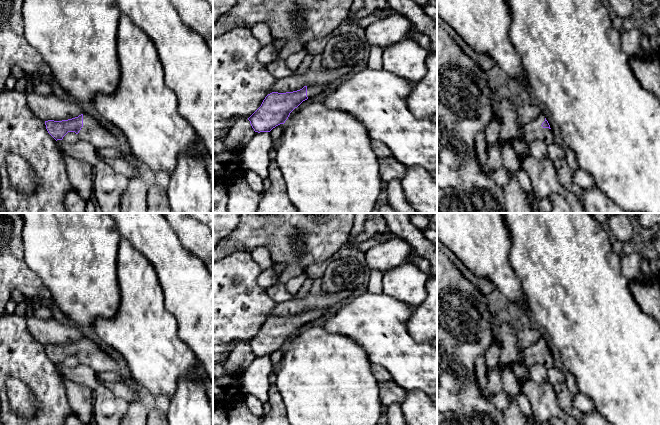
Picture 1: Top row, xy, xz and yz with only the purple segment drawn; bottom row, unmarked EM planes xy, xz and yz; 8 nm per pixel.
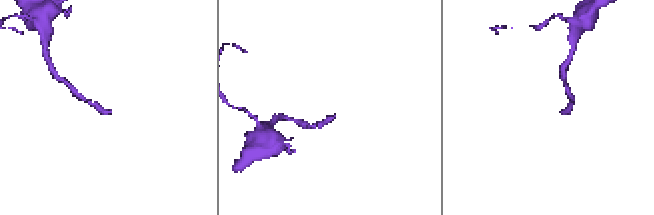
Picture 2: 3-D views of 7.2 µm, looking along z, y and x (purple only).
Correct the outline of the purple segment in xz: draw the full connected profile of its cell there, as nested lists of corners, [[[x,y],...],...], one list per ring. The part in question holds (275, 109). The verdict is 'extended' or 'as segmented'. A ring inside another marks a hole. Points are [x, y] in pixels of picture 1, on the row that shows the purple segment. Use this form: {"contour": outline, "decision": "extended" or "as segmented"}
{"contour": [[[310,84],[293,92],[272,92],[248,120],[255,132],[270,132],[276,126],[284,124],[290,113],[303,101],[323,92],[328,86],[329,84]]], "decision": "extended"}

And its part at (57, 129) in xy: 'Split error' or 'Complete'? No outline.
Split error

